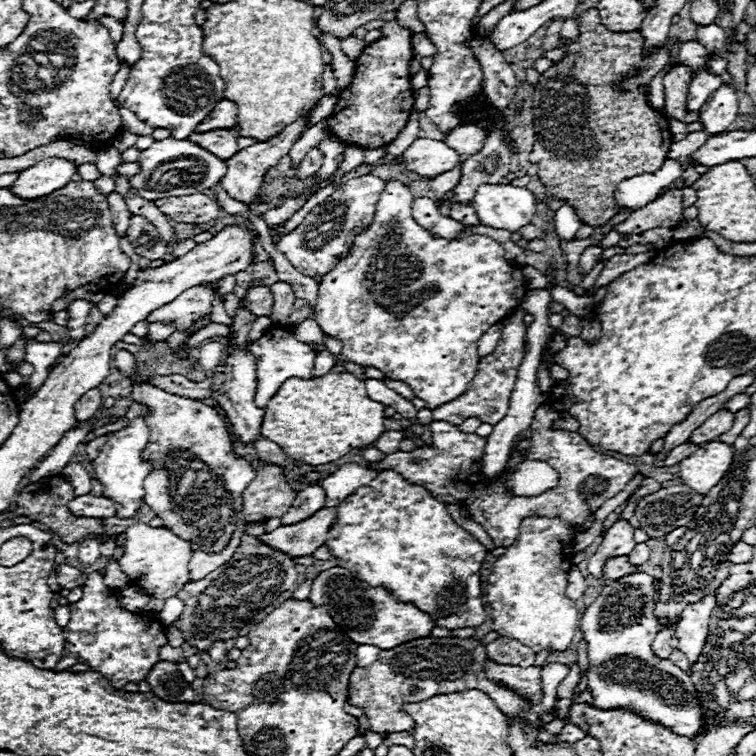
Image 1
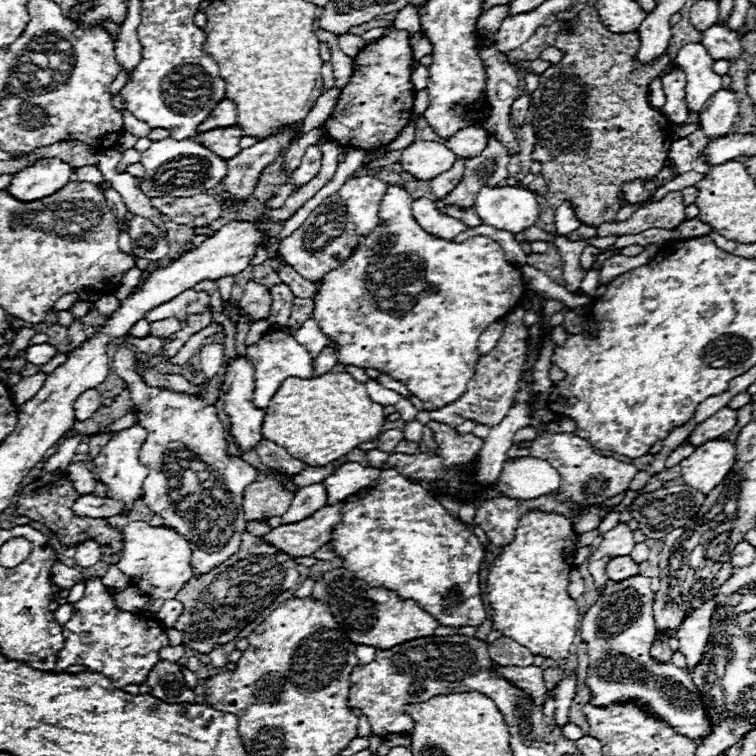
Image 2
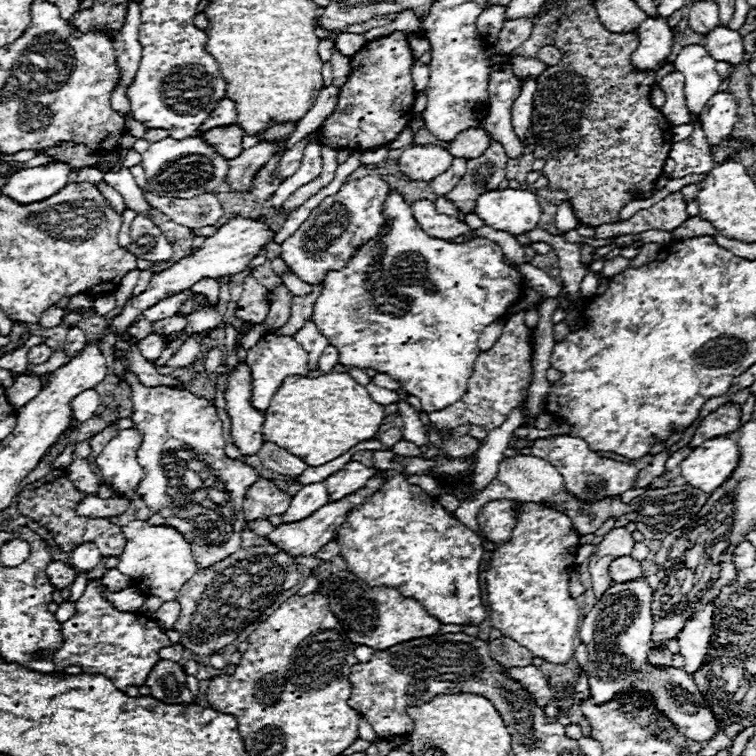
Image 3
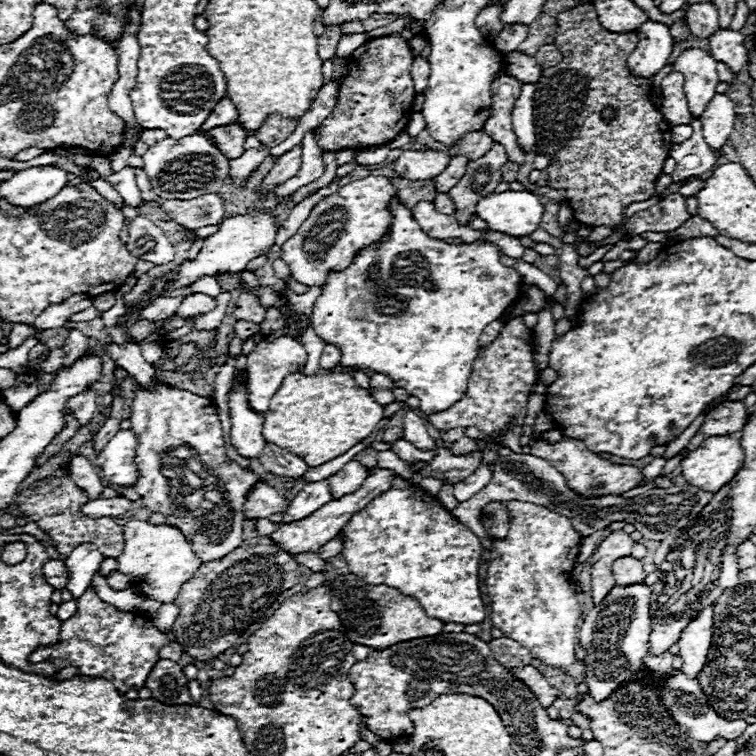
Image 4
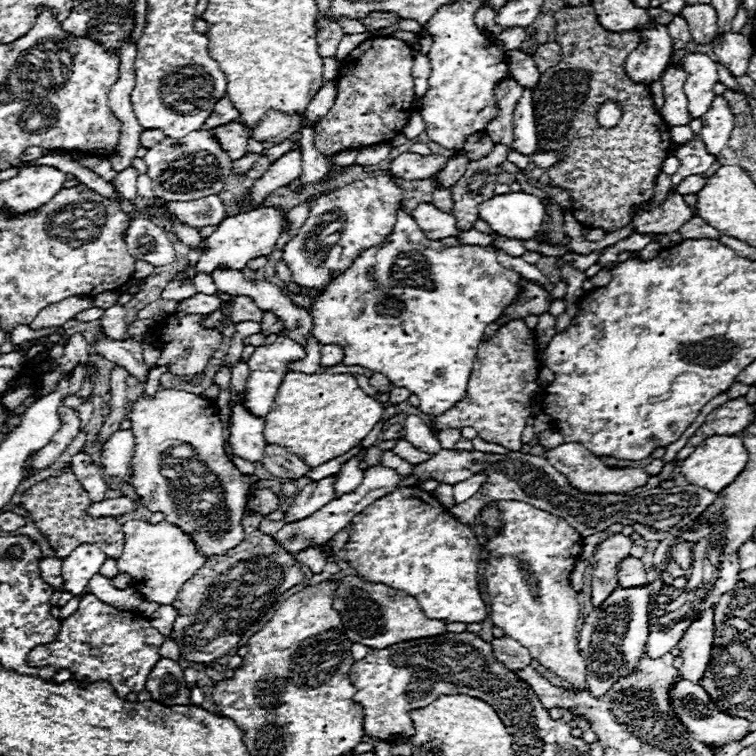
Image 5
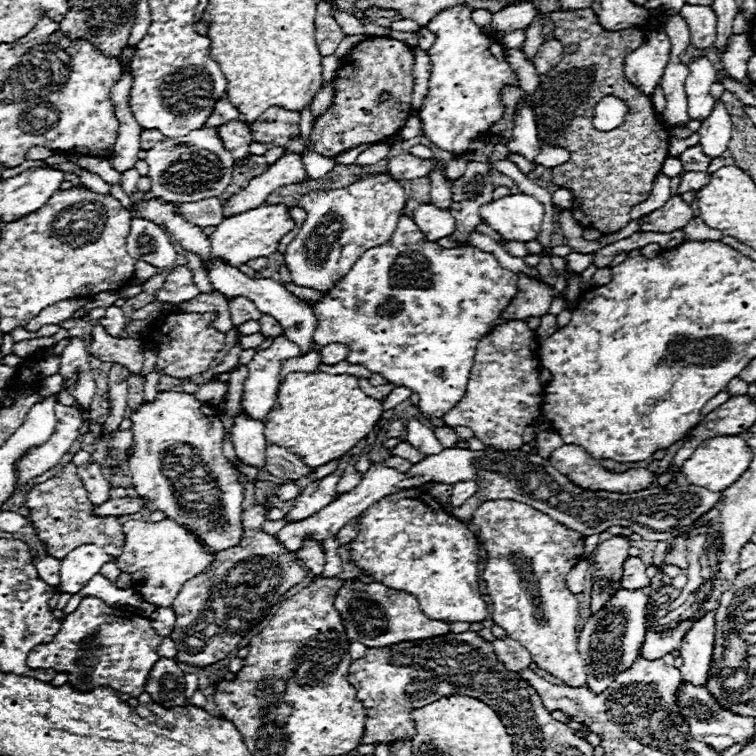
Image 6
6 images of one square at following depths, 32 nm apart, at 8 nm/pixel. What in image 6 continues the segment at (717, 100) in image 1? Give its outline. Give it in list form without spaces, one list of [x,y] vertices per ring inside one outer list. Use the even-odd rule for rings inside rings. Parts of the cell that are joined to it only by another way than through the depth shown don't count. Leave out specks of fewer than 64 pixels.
[[[718,102],[712,110],[712,114],[702,122],[700,132],[700,146],[704,156],[708,158],[720,158],[728,150],[730,132],[732,132],[732,120],[726,112],[726,108]]]

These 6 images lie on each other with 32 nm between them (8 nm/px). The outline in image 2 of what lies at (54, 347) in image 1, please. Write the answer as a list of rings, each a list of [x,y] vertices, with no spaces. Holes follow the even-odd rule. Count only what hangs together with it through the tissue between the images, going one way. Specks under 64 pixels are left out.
[[[34,344],[34,346],[28,346],[26,350],[26,360],[34,366],[42,366],[46,364],[58,350],[50,344]],[[38,372],[34,376],[28,376],[28,378],[22,378],[22,382],[10,386],[10,398],[14,400],[14,404],[22,406],[26,400],[34,398],[38,394],[38,390],[42,388],[46,380],[46,374],[44,372]]]

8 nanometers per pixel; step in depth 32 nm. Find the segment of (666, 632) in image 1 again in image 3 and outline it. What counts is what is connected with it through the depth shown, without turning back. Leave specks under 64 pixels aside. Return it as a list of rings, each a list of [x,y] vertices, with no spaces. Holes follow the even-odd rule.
[[[668,648],[660,650],[660,652],[650,652],[648,660],[656,666],[656,668],[668,668],[672,666],[672,652],[668,652]]]

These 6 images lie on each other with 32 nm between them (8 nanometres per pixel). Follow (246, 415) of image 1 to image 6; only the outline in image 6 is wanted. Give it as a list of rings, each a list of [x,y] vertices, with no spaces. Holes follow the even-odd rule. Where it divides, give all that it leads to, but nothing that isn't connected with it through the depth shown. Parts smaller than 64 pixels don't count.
[[[238,414],[236,426],[232,430],[232,442],[238,458],[246,466],[254,466],[260,470],[266,466],[266,438],[264,424],[260,420],[246,420],[244,414]]]

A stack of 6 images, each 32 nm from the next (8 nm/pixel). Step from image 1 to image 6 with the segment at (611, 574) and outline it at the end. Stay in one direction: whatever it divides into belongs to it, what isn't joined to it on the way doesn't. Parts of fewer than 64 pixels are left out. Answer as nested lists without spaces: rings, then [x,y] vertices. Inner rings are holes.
[[[630,556],[626,558],[624,566],[622,566],[622,588],[626,590],[634,590],[634,588],[648,588],[650,586],[650,578],[646,576],[646,564],[642,562],[642,558]]]

